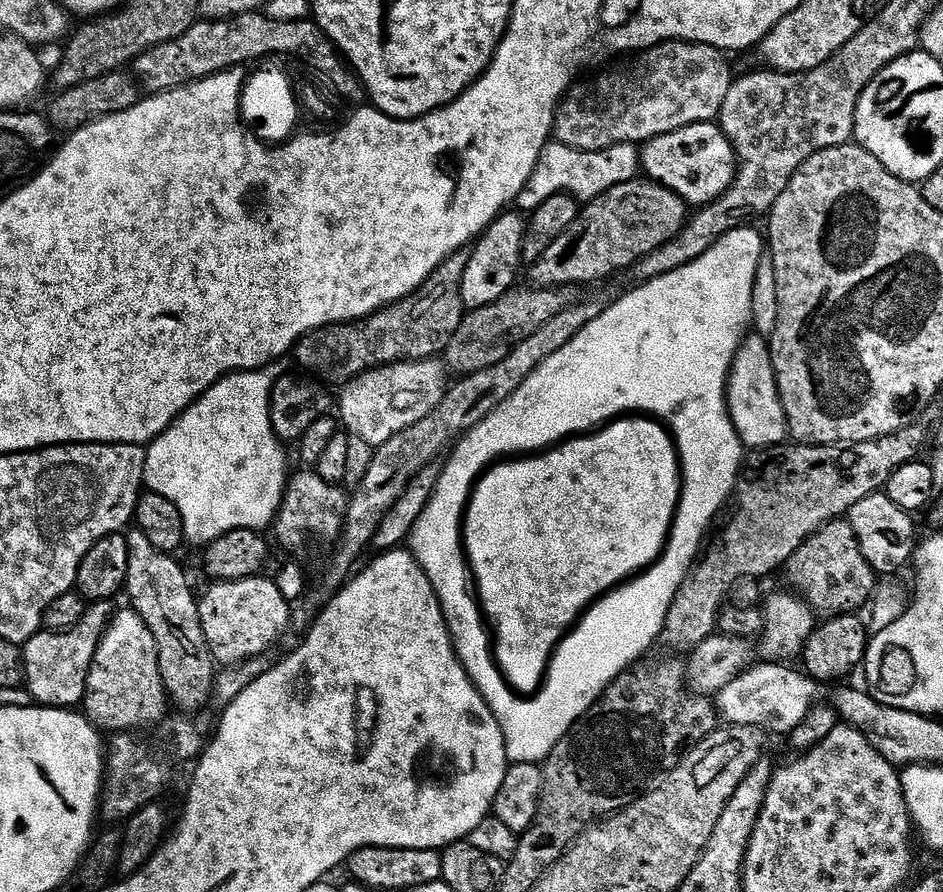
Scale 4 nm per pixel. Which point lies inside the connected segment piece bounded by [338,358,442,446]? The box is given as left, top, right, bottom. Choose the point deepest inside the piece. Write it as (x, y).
(368, 405)

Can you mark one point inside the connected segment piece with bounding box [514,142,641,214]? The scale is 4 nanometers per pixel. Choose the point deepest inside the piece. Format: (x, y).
(561, 167)

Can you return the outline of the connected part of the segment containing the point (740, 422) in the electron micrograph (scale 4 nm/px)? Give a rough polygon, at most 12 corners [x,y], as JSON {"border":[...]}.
{"border":[[749,334],[728,371],[748,450],[789,439],[769,341]]}

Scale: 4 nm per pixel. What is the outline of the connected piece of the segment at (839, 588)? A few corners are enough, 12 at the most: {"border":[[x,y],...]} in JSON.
{"border":[[823,524],[782,575],[813,613],[867,605],[877,573],[852,525]]}

